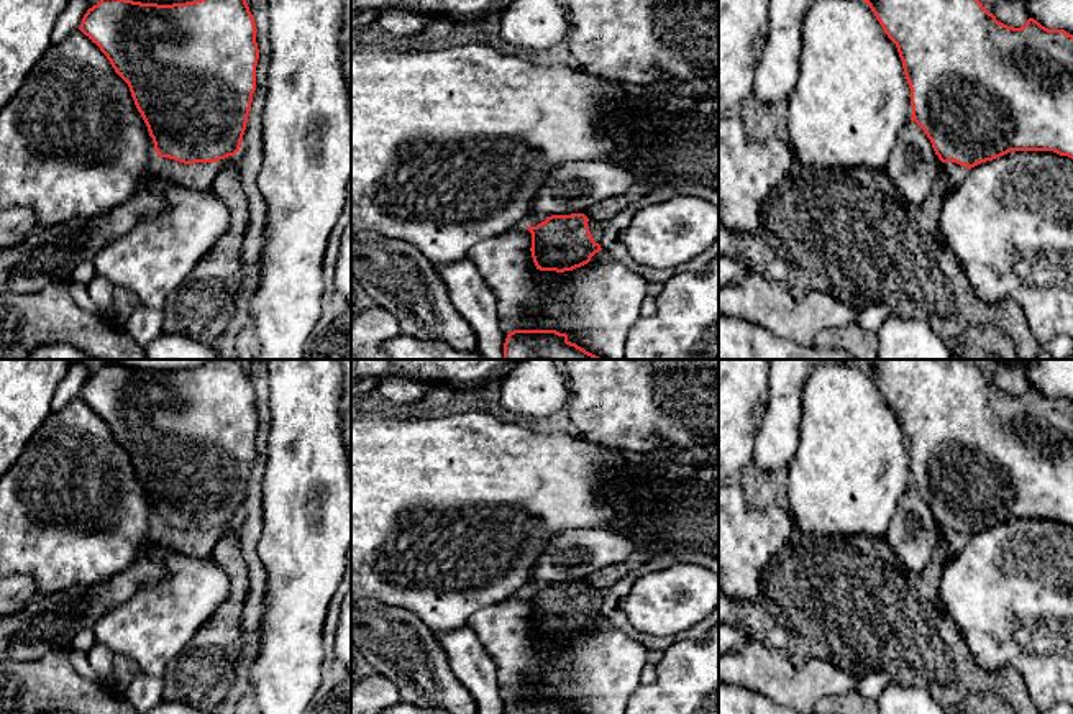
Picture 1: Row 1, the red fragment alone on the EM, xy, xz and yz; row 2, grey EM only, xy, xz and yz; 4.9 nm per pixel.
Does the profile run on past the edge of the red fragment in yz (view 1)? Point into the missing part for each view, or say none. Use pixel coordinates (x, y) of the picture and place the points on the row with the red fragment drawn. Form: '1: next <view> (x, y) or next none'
1: next none

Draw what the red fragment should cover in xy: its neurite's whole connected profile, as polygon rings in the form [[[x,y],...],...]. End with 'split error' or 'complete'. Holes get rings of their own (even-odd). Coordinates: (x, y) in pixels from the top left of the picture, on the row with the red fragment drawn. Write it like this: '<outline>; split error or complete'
[[[100,0],[87,10],[79,30],[100,48],[128,84],[159,158],[195,164],[215,162],[240,151],[259,59],[258,30],[246,0],[194,0],[172,5]]]; complete

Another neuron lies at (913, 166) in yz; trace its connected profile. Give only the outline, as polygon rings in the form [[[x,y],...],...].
[[[909,120],[889,154],[886,176],[907,202],[920,205],[932,192],[938,171],[940,159],[930,140],[915,121]]]

